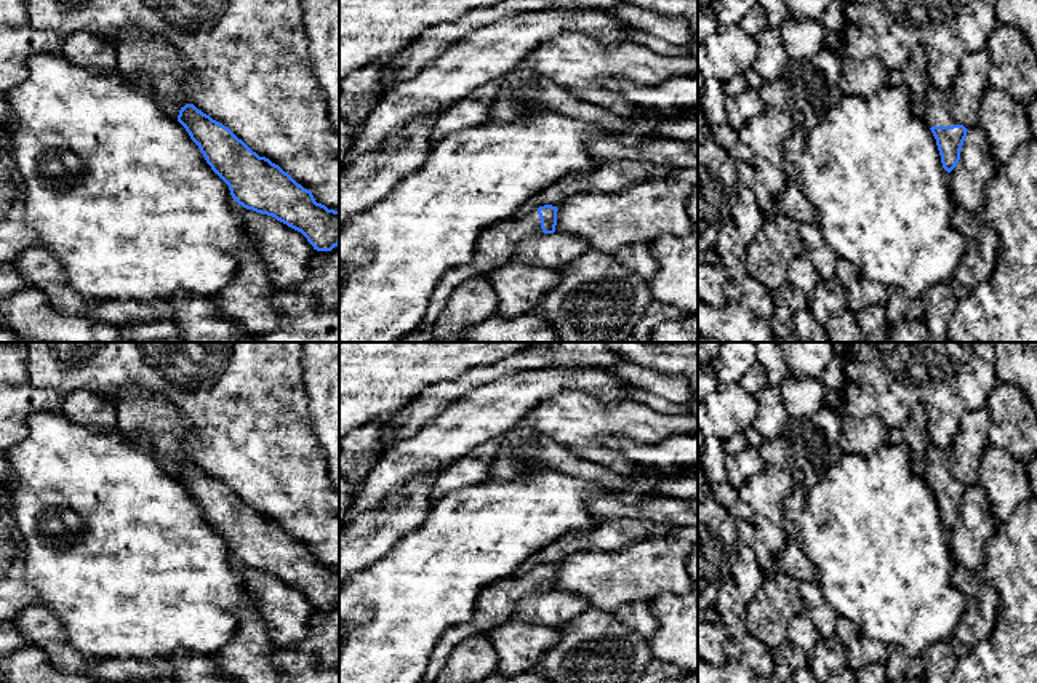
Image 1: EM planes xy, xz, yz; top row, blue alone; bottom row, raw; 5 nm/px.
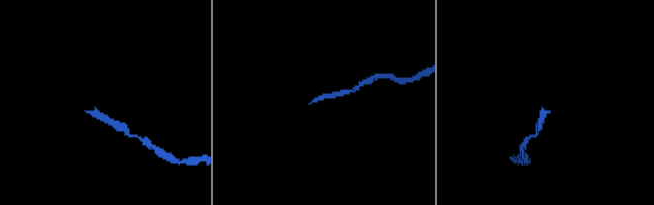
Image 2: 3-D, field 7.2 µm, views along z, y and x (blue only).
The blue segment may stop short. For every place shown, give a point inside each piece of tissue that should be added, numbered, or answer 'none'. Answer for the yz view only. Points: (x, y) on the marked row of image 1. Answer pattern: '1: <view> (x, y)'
1: yz (936, 112)

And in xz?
1: xz (495, 245)

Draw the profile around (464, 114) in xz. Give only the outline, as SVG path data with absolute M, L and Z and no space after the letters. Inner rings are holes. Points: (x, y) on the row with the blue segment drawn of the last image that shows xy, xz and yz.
M501 80L490 82L442 112L430 133L432 146L451 133L466 131L486 118L491 110L491 104L499 93L499 86Z

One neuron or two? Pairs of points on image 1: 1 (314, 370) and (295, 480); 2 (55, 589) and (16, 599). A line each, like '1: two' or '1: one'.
1: two
2: two

